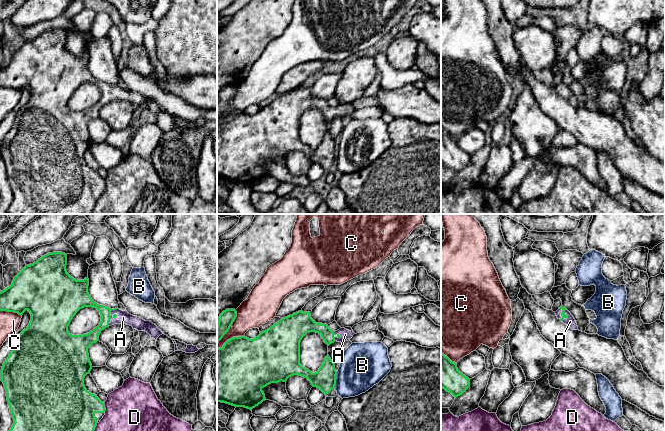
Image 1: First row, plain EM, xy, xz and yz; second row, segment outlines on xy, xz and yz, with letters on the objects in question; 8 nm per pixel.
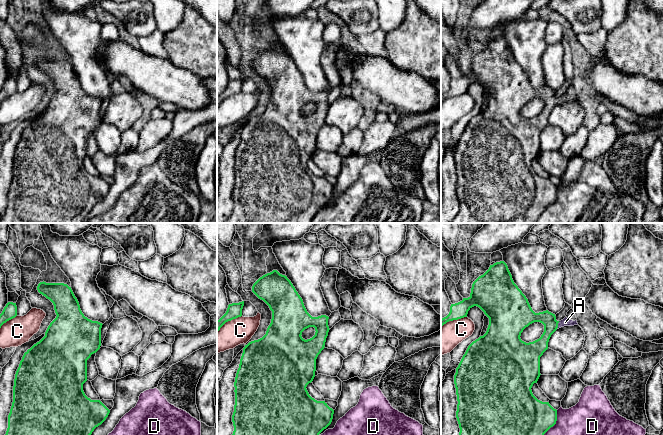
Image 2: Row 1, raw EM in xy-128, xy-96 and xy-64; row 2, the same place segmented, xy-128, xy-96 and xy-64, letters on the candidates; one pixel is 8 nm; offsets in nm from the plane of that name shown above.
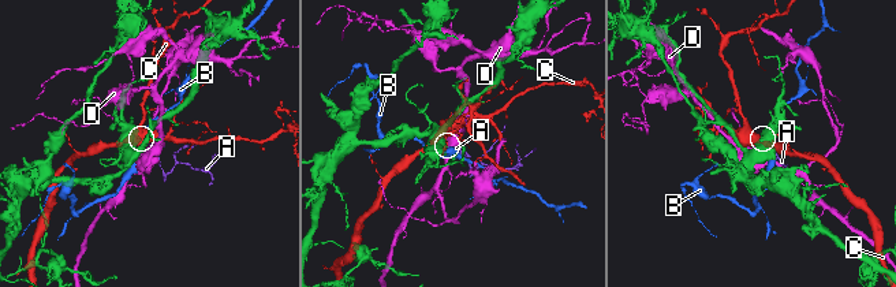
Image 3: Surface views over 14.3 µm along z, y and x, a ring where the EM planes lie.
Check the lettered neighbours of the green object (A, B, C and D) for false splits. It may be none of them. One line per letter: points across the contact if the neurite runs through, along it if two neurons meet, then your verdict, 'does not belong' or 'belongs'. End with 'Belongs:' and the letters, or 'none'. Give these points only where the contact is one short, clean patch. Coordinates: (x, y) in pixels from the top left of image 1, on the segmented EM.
A: across xy (84, 299), (110, 315), (114, 318), (123, 317) | belongs
B: does not belong
C: does not belong
D: does not belong
Belongs: A

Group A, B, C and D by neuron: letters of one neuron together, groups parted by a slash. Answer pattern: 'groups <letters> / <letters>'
groups A / B / C / D

